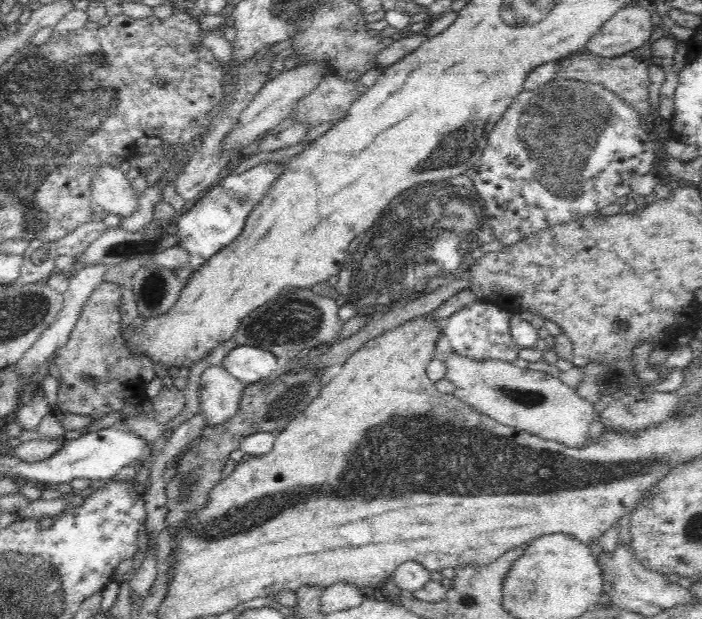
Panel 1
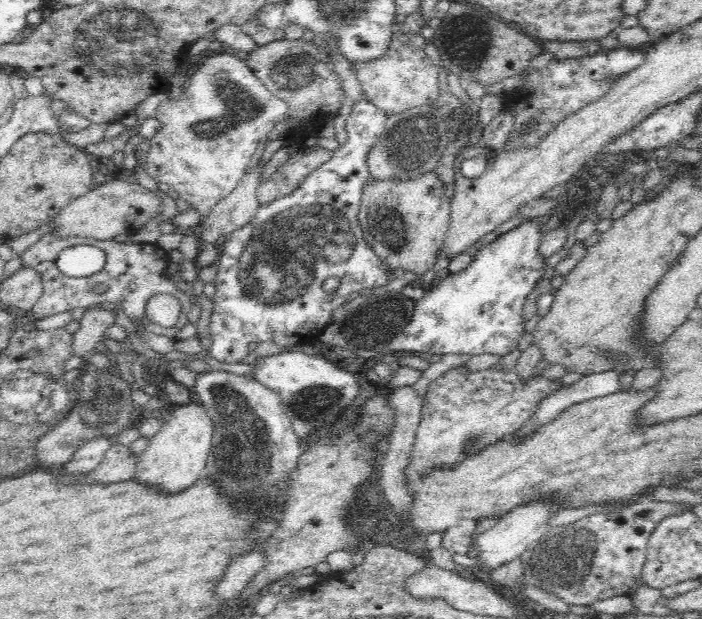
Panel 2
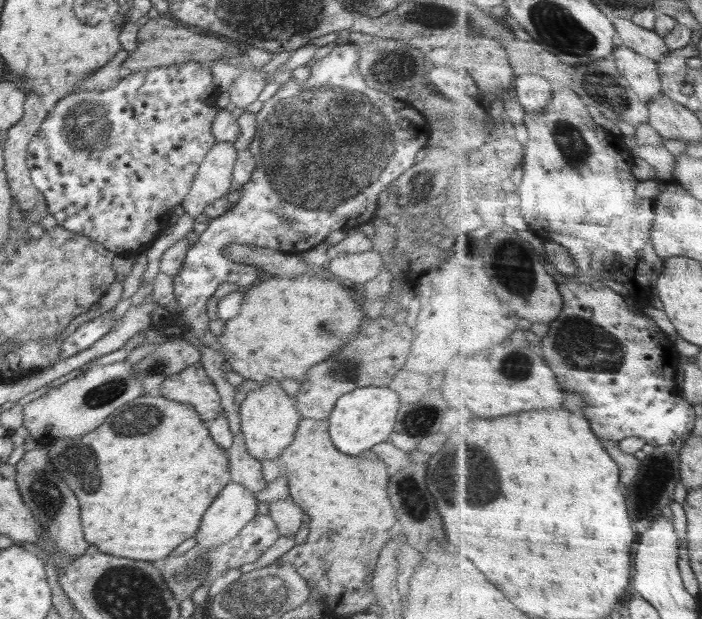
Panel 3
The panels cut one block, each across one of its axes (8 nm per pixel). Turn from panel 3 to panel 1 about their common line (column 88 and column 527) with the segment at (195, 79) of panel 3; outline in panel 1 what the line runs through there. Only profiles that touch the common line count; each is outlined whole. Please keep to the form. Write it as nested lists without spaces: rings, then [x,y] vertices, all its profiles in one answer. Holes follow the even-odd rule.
[[[561,77],[532,90],[524,89],[524,92],[520,92],[520,96],[515,96],[512,104],[503,114],[502,120],[498,120],[496,125],[494,125],[494,129],[488,134],[487,146],[484,148],[482,156],[465,173],[465,176],[472,181],[478,196],[480,196],[484,204],[484,214],[488,219],[489,226],[492,227],[493,234],[506,247],[510,246],[510,244],[516,244],[516,242],[520,242],[520,240],[524,240],[528,236],[548,230],[548,228],[556,226],[556,224],[564,224],[564,222],[576,220],[576,218],[588,216],[588,214],[595,214],[601,208],[606,208],[608,205],[616,203],[619,198],[626,197],[631,193],[631,180],[635,176],[653,172],[653,164],[656,160],[662,158],[658,153],[659,148],[660,144],[653,138],[652,130],[647,125],[641,124],[639,113],[632,105],[620,99],[615,92],[608,90],[601,84]]]

